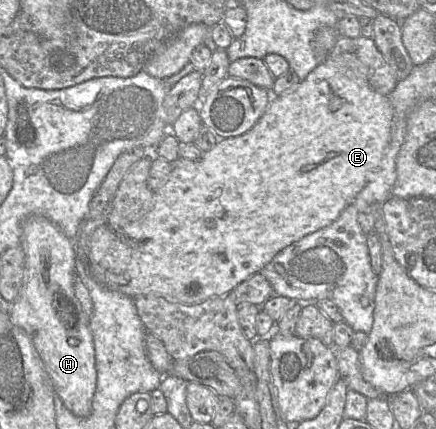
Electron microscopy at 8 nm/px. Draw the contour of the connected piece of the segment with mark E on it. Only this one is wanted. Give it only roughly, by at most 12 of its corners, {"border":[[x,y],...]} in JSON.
{"border":[[324,60],[179,157],[76,256],[131,298],[224,296],[370,181],[394,109]]}

